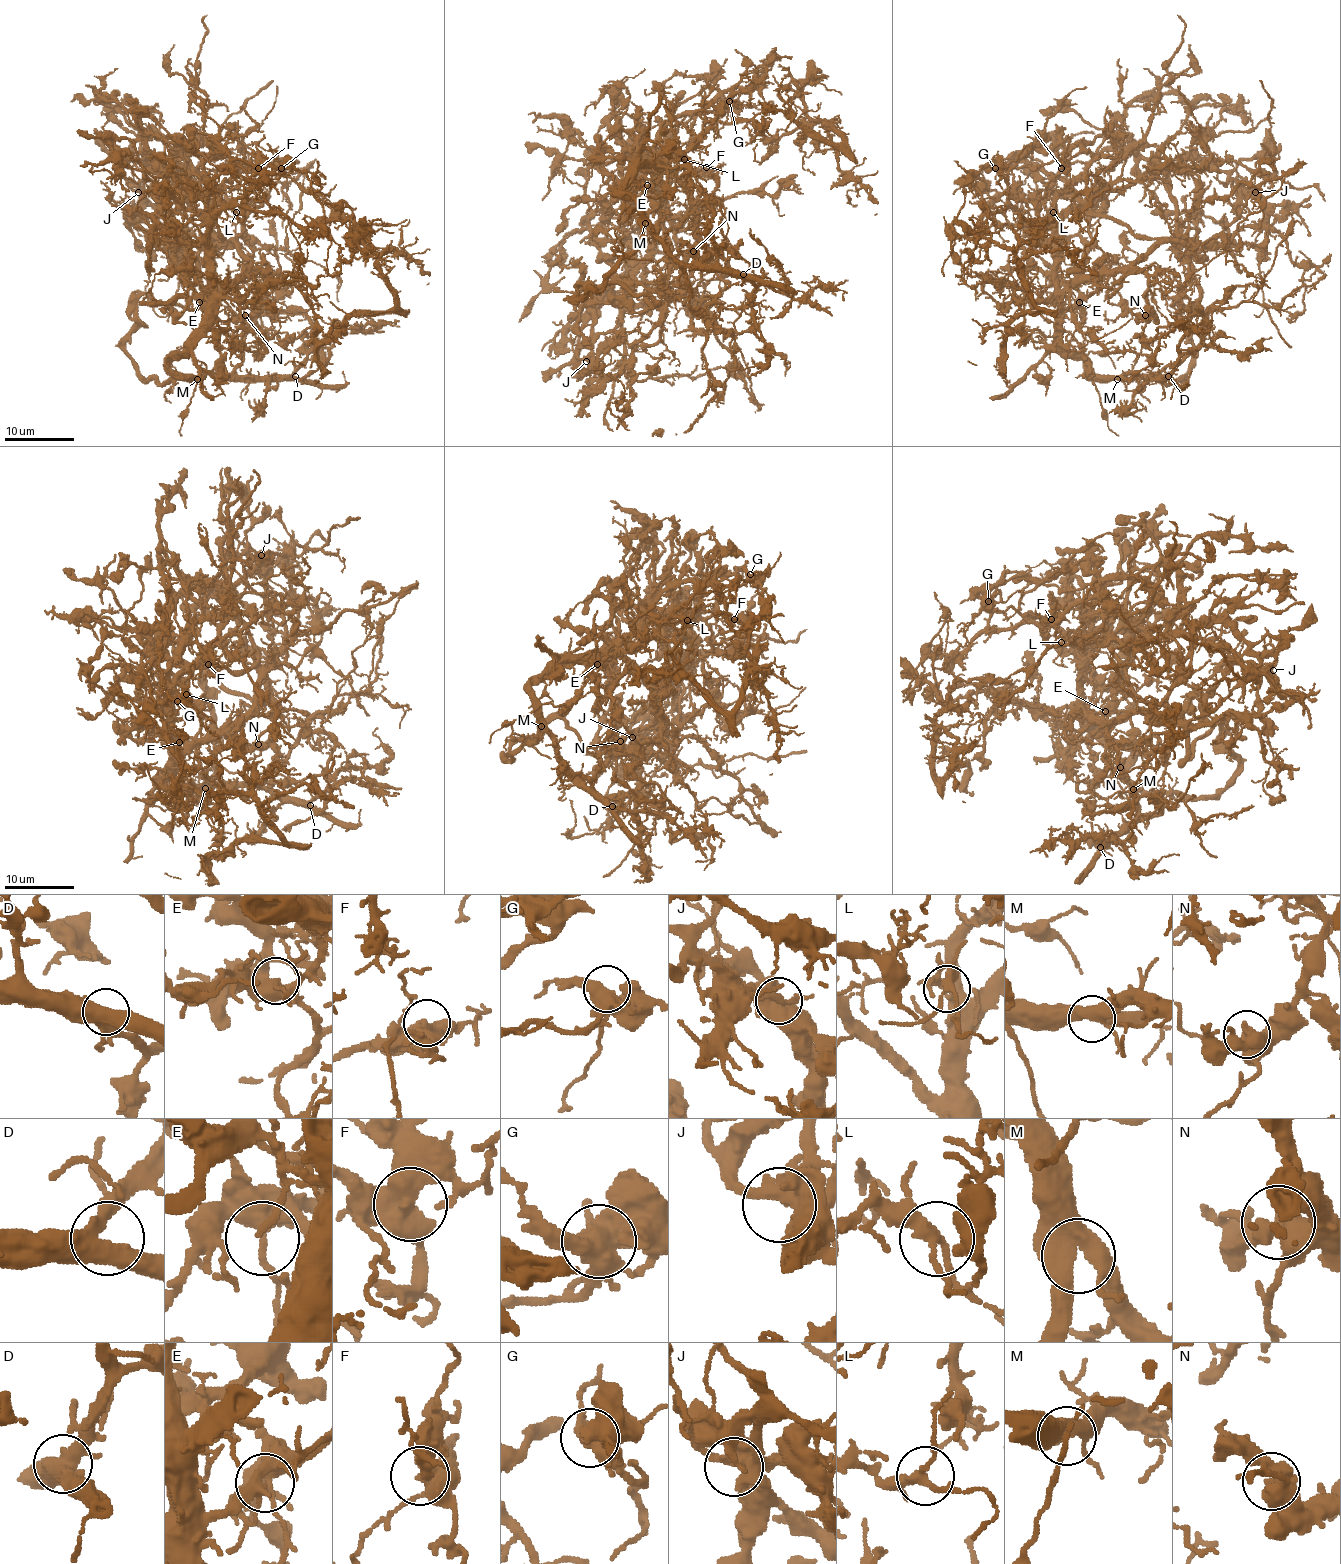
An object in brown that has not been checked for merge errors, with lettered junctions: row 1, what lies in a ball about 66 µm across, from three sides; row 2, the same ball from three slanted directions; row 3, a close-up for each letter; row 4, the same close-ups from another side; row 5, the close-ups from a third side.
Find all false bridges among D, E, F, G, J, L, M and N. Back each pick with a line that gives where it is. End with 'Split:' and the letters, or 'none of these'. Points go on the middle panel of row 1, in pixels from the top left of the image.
Split: none of these

